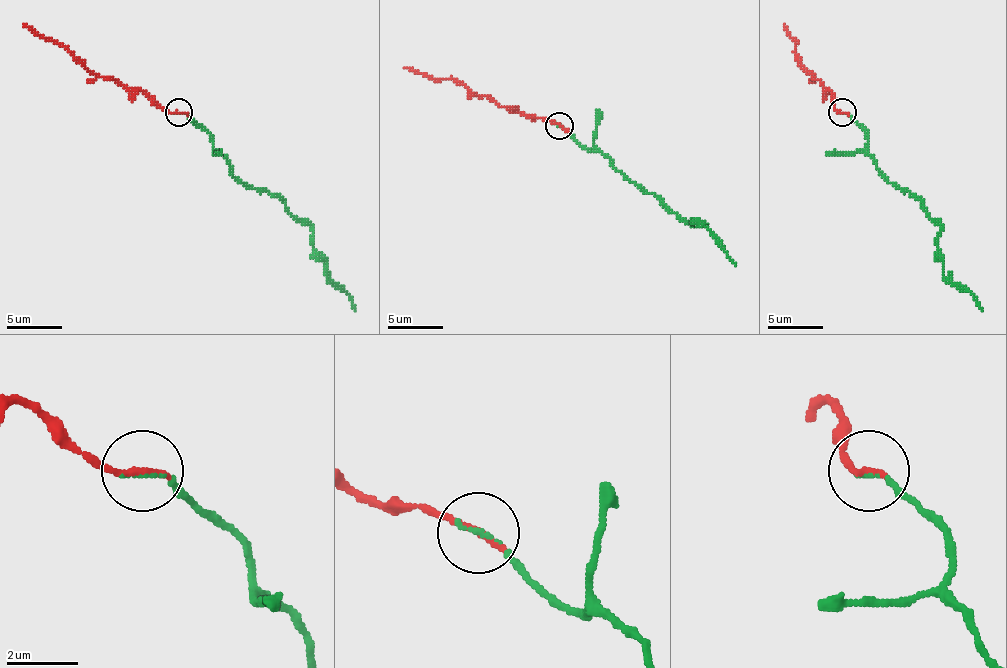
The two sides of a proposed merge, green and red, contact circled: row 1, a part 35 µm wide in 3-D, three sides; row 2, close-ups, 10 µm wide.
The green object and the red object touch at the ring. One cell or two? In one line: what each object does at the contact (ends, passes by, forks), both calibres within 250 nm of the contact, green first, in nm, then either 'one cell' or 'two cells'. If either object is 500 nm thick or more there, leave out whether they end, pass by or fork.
green ends | red ends | 100/240 nm | one cell

